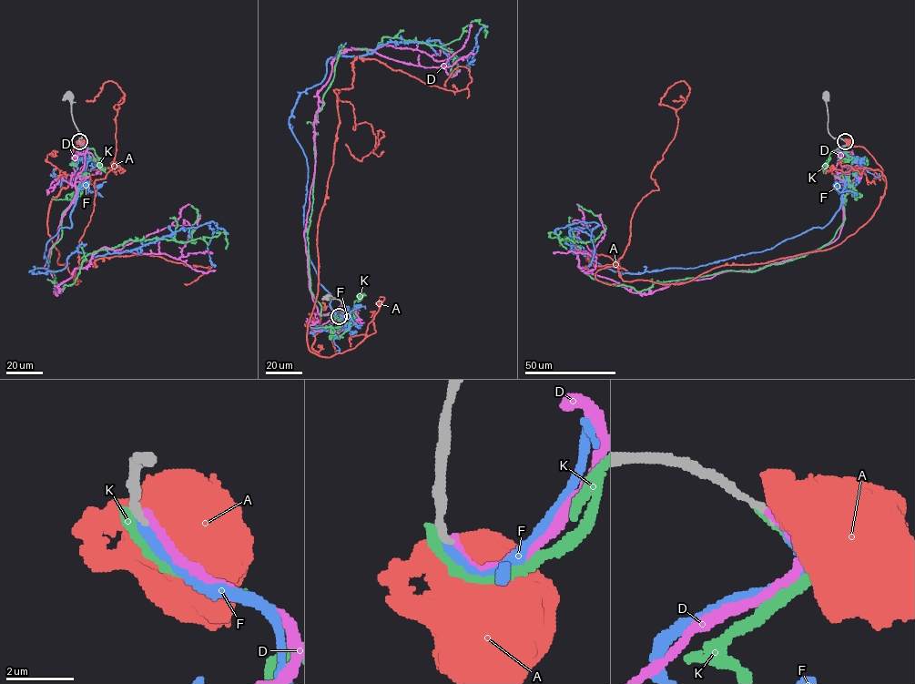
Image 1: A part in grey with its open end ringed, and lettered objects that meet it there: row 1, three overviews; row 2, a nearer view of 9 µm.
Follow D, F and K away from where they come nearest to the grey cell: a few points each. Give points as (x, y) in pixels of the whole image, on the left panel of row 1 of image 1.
D: (79, 141), (87, 149), (76, 196), (45, 265), (55, 294), (105, 247), (179, 258), (212, 253)
F: (79, 141), (89, 158), (71, 227), (46, 243), (48, 267), (29, 271), (208, 222), (216, 266)
K: (78, 141), (89, 158), (47, 269), (59, 291), (95, 251), (129, 240), (195, 242), (191, 205)

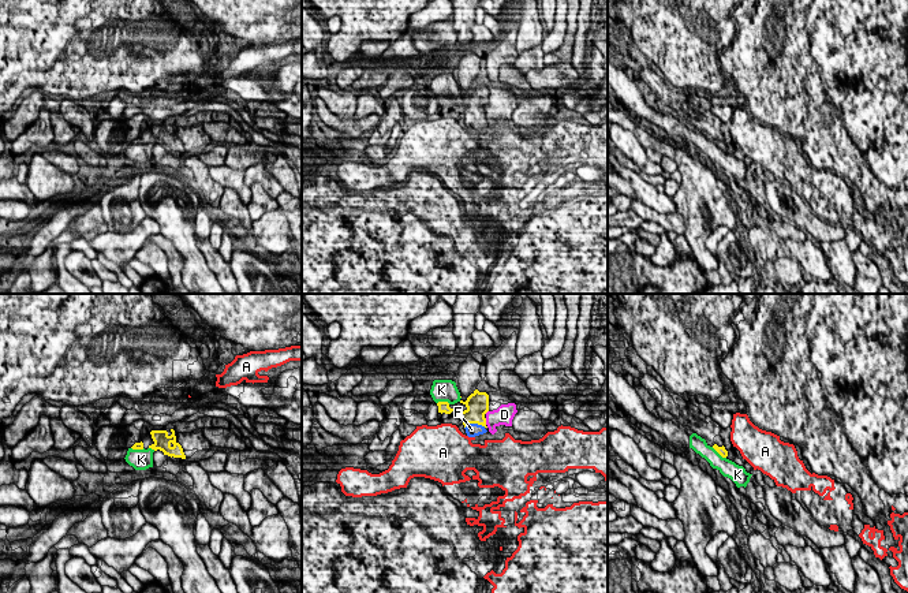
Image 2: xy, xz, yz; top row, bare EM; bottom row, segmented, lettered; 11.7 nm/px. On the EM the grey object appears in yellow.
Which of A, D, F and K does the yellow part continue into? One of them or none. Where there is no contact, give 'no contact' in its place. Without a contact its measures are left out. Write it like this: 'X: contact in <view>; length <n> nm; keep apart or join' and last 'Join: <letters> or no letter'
A: no contact; keep apart
D: contact in xz; length 80 nm; keep apart
F: contact in xz; length 260 nm; join
K: contact in yz; length 220 nm; keep apart
Join: F

